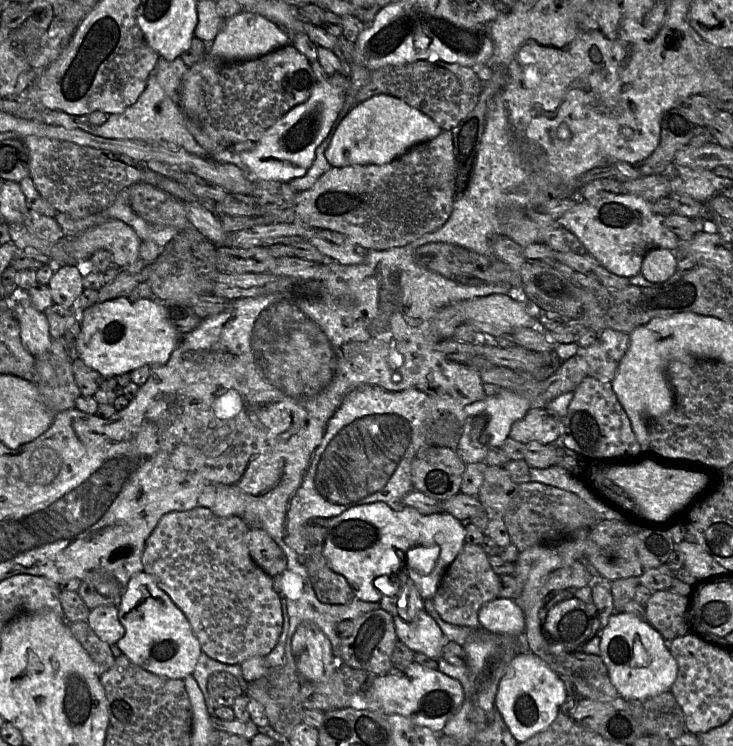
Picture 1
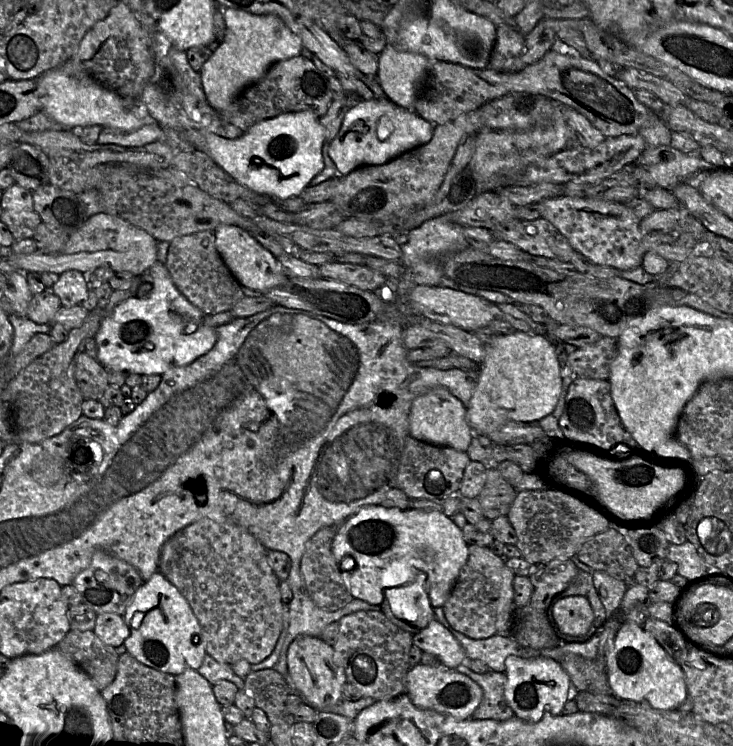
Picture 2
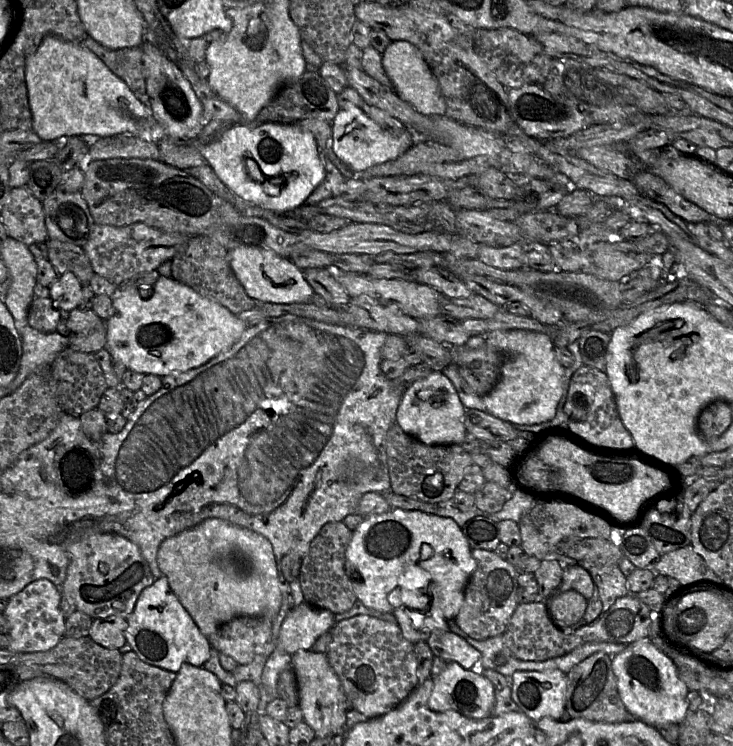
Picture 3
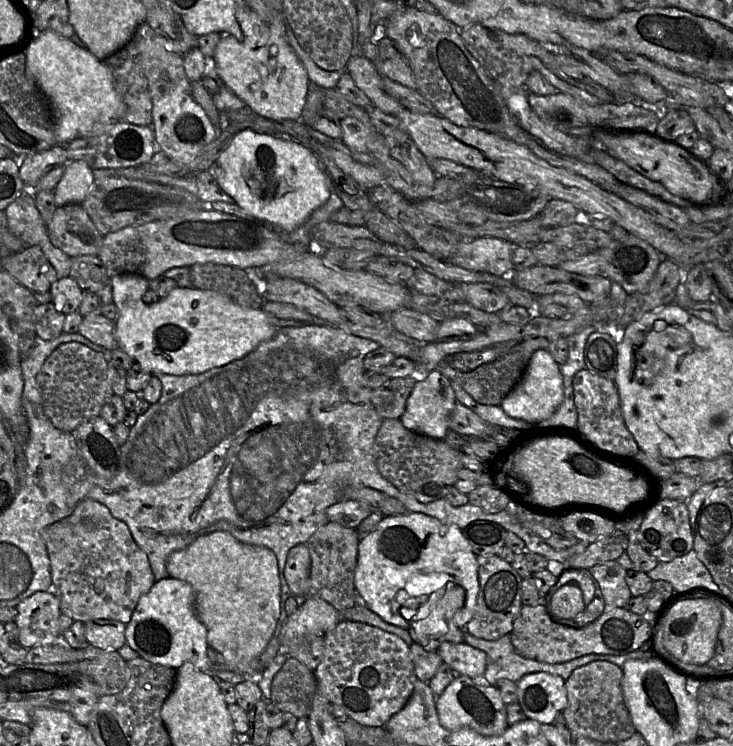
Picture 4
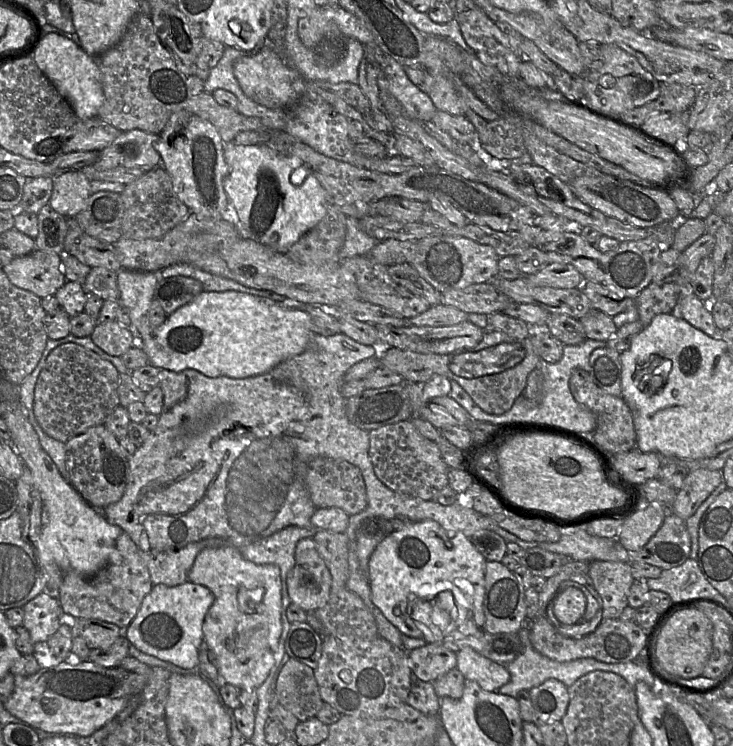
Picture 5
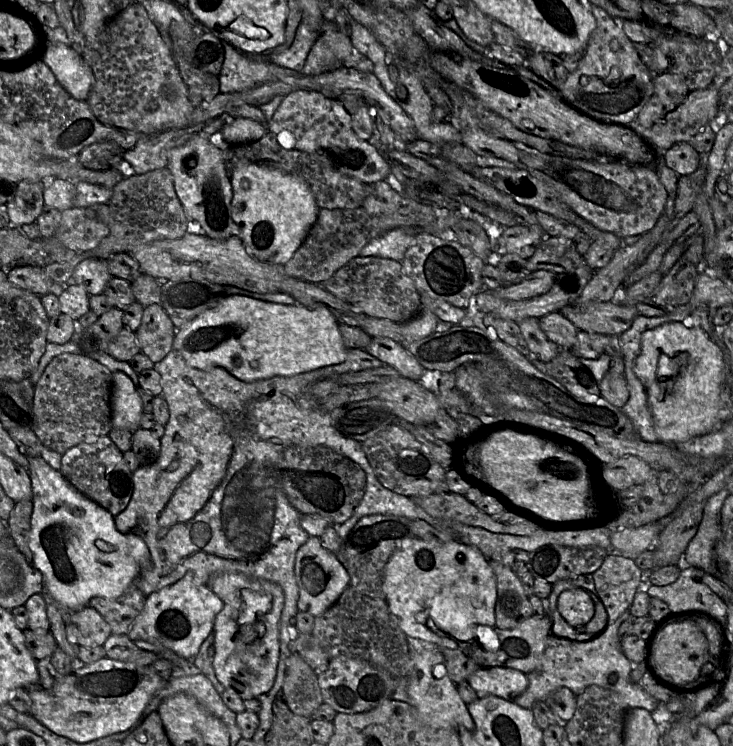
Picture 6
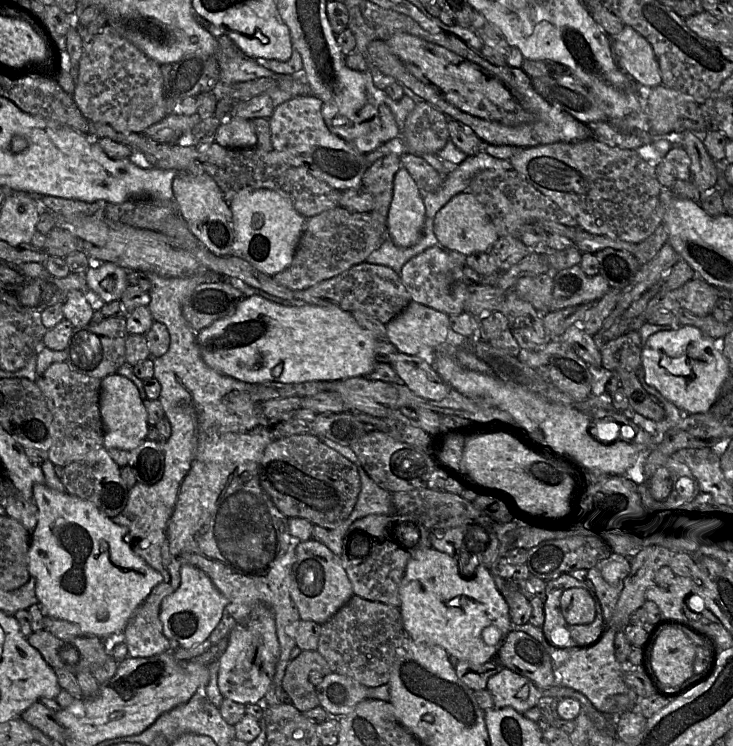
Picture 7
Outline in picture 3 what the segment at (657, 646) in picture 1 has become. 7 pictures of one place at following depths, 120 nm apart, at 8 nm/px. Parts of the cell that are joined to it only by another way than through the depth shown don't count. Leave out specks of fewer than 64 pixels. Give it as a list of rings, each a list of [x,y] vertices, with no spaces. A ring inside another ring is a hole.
[[[651,639],[633,642],[612,656],[617,690],[627,713],[652,727],[680,724],[688,714],[688,687],[679,677],[672,660]]]

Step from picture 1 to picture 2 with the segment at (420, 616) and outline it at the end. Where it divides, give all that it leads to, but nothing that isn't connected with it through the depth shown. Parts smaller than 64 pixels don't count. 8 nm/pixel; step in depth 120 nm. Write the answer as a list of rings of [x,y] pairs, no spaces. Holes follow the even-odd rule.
[[[435,619],[414,634],[412,642],[423,652],[435,655],[443,665],[451,669],[455,669],[468,659],[460,643]]]

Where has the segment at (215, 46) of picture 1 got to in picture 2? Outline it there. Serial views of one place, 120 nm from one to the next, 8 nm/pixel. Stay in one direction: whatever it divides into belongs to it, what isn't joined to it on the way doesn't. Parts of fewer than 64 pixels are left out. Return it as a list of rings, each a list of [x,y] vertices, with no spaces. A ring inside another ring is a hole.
[[[225,9],[225,34],[199,72],[209,104],[219,113],[226,112],[240,93],[259,81],[277,62],[301,55],[301,38],[276,15],[255,15],[243,10]]]

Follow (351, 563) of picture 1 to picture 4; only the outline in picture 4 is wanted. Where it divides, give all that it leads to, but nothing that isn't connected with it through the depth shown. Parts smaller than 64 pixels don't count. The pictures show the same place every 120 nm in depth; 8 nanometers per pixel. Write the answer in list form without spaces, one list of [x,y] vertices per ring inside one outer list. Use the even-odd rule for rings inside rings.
[[[405,512],[387,515],[377,527],[363,535],[358,544],[354,585],[366,607],[386,622],[408,630],[401,609],[429,602],[430,594],[453,584],[456,603],[454,623],[464,629],[472,619],[479,592],[477,555],[456,524],[445,524],[435,517]]]

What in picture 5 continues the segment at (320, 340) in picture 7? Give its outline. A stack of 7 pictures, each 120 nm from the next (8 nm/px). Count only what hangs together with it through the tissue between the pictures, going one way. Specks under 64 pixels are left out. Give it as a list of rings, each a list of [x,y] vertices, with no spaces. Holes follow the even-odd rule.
[[[203,291],[191,302],[178,308],[175,312],[168,315],[166,321],[161,326],[156,328],[147,337],[147,339],[140,339],[137,342],[147,354],[149,364],[157,367],[158,369],[166,369],[174,372],[181,372],[187,369],[193,369],[208,377],[227,376],[232,378],[248,378],[264,374],[284,360],[302,353],[309,345],[311,337],[314,333],[315,332],[312,328],[312,321],[309,315],[303,310],[287,308],[273,302],[269,298],[249,295],[238,291]]]

